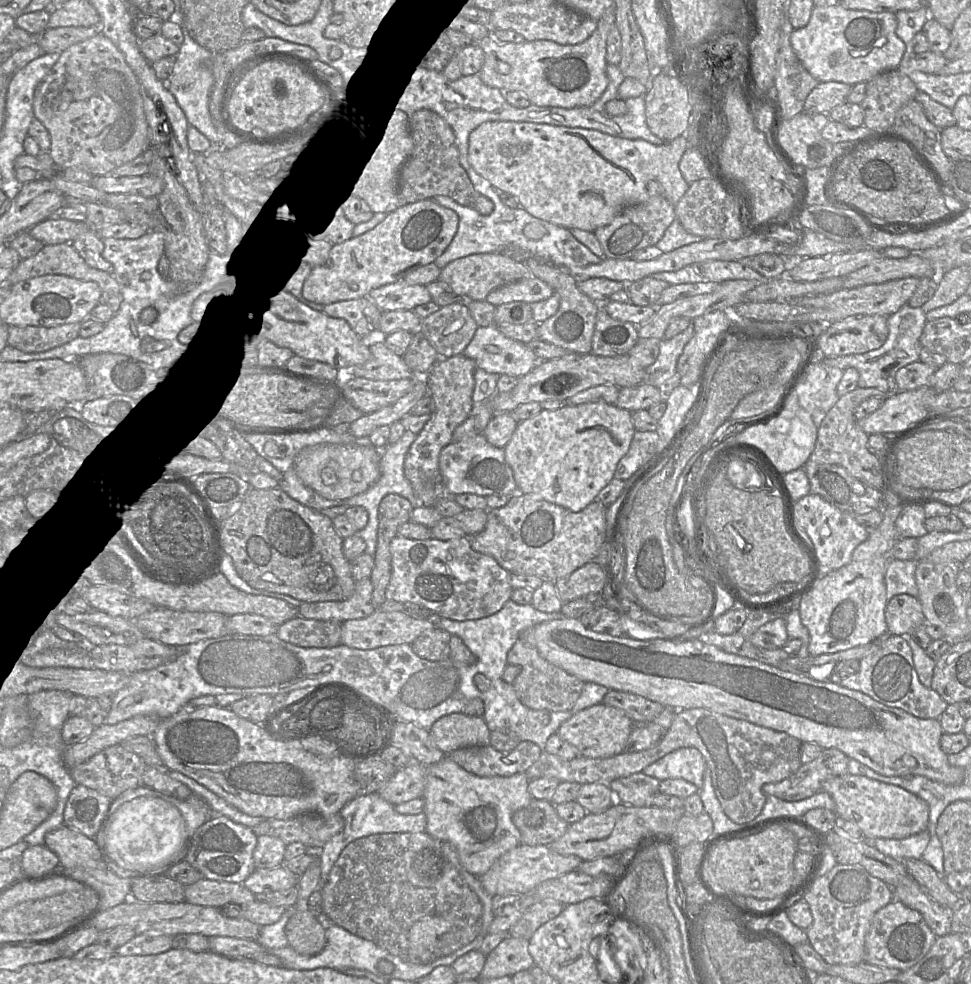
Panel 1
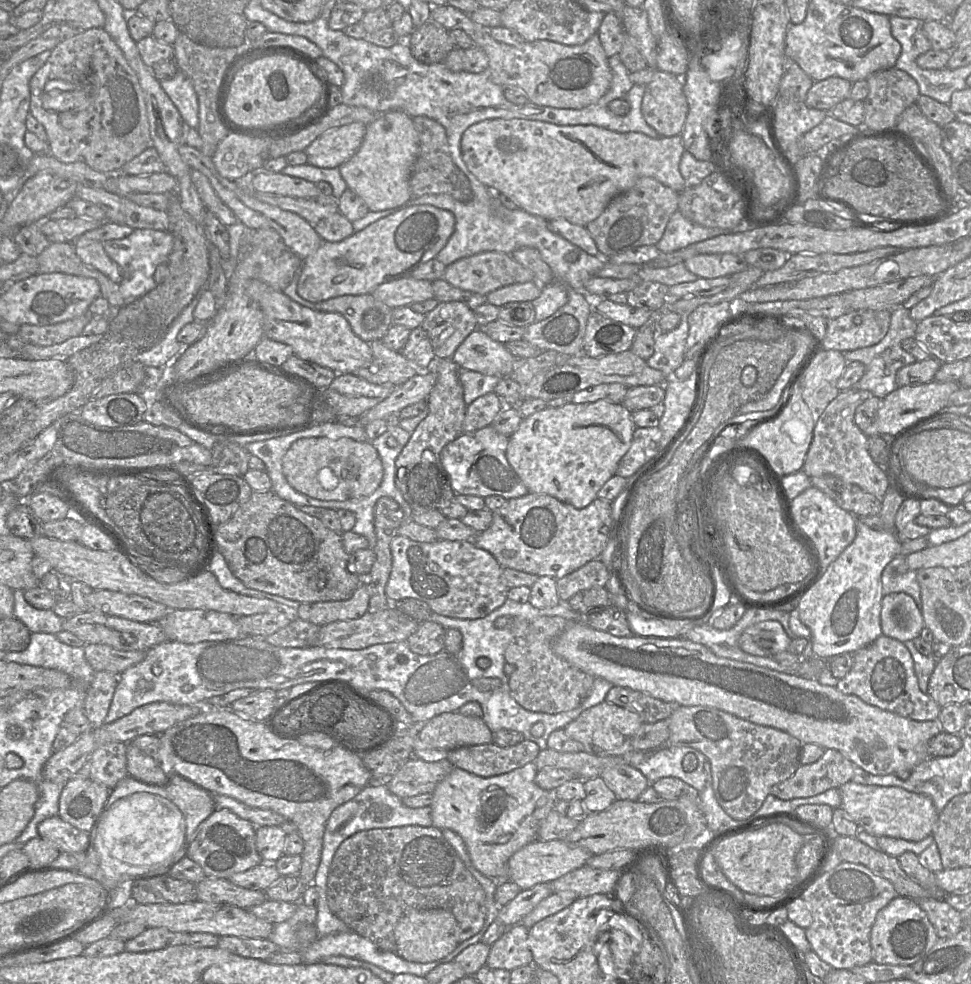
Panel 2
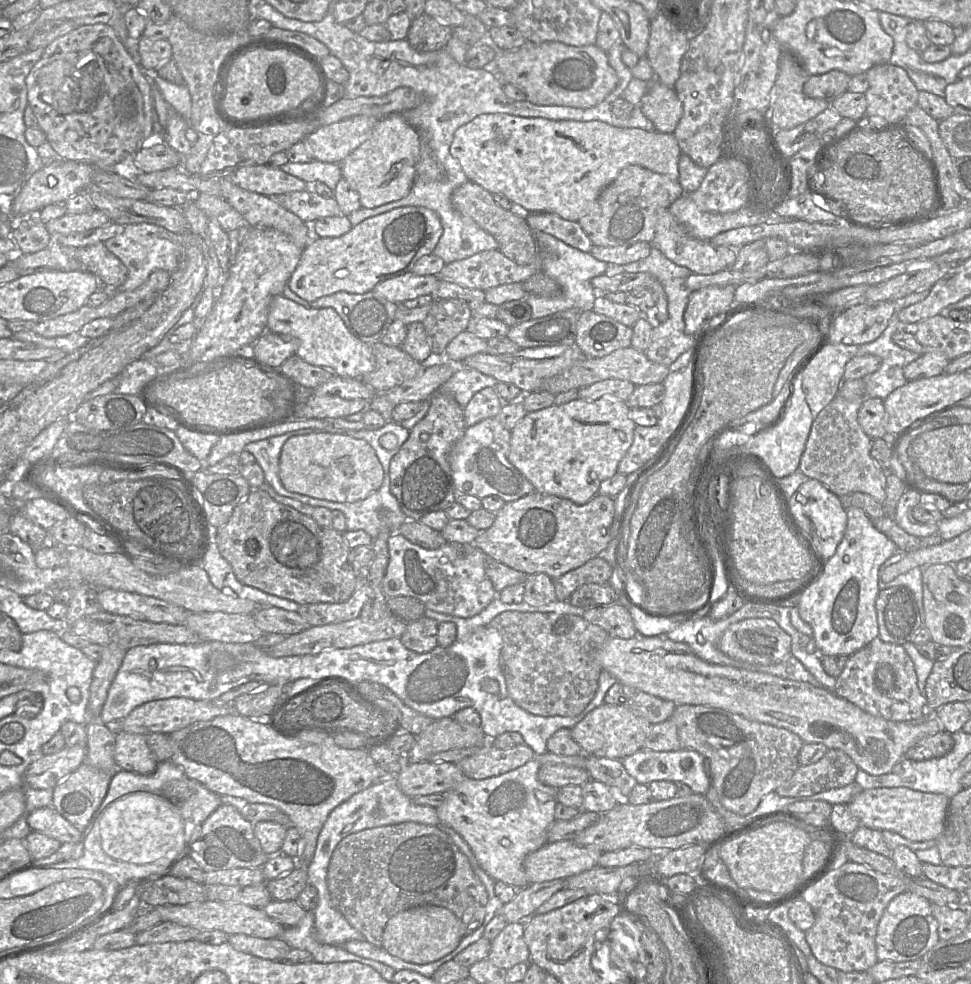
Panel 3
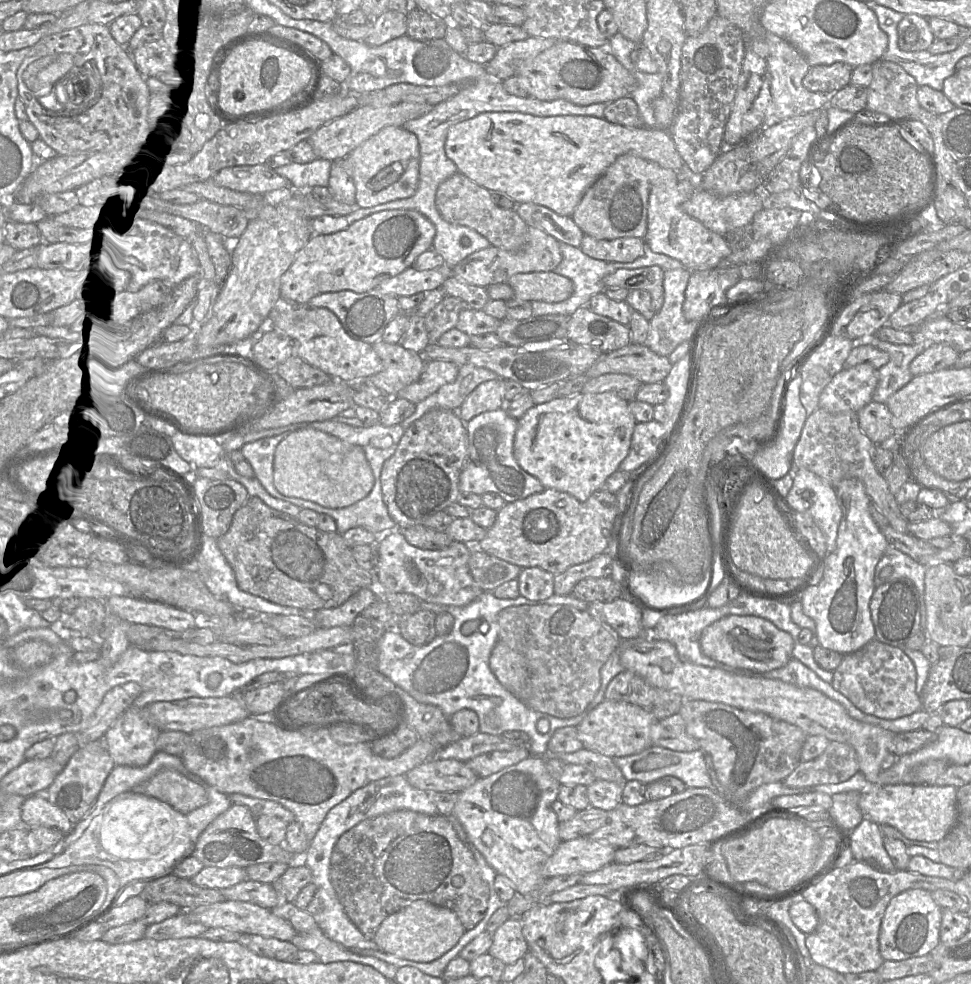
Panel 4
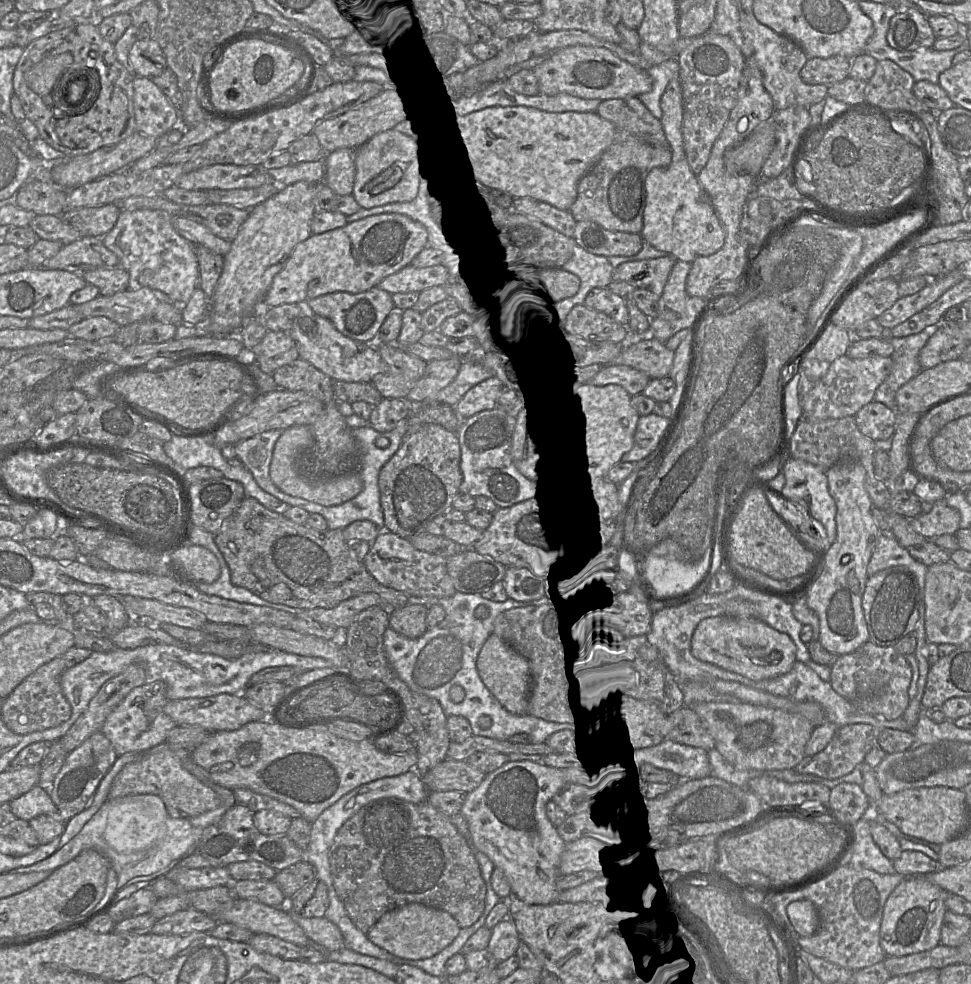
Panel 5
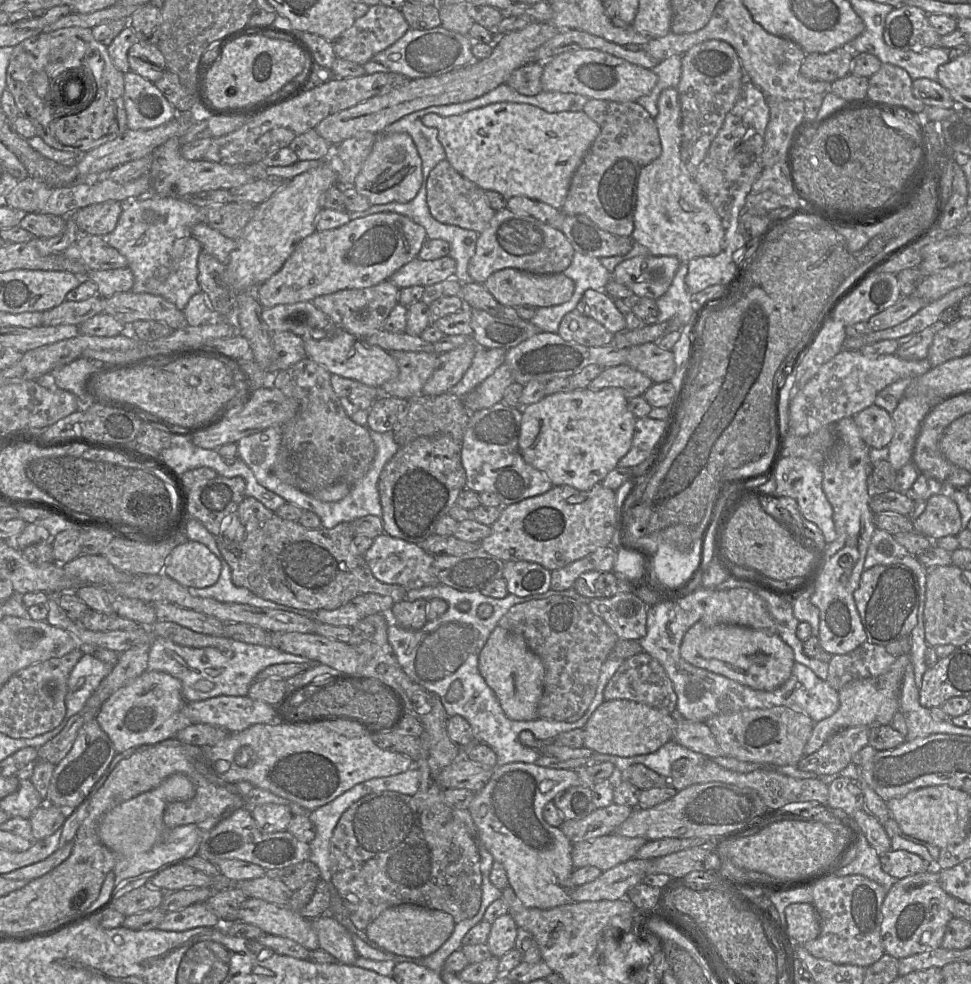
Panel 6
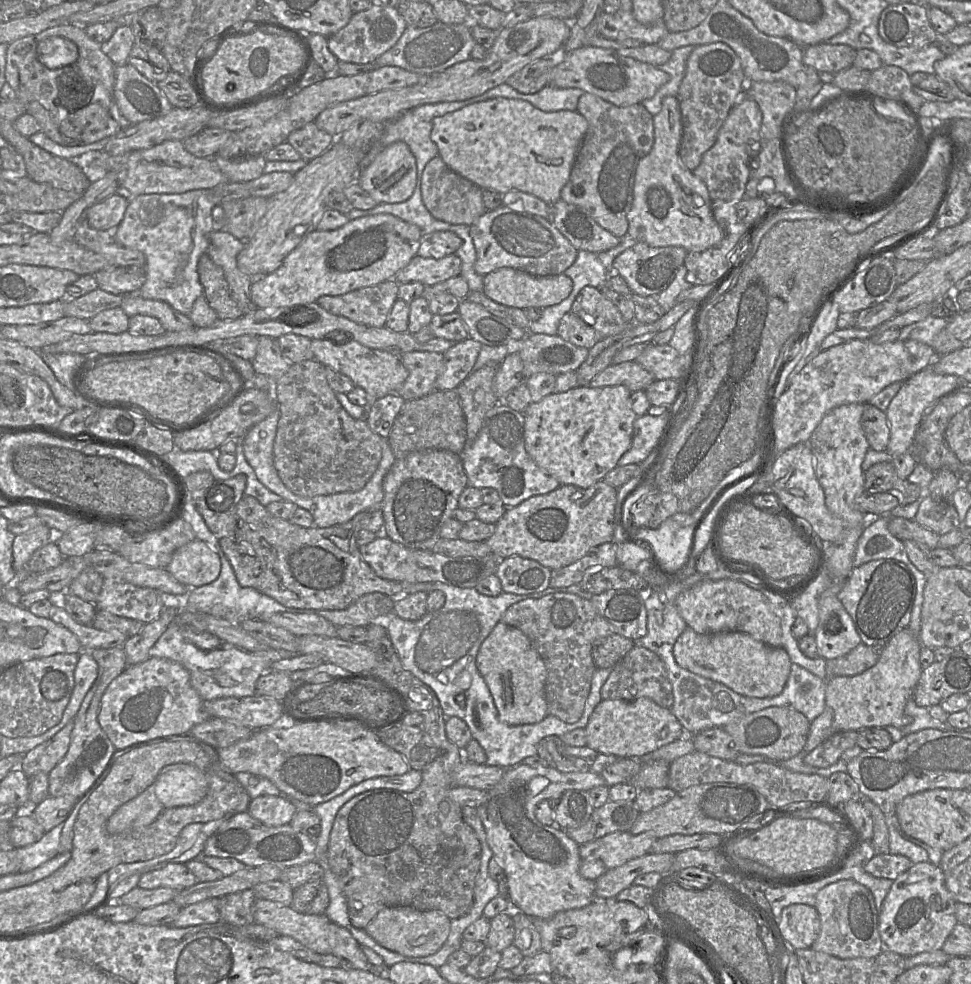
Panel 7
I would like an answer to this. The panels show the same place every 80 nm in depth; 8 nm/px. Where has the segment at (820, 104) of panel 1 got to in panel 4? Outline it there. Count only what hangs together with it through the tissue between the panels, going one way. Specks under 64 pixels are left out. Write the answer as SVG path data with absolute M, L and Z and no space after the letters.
M844 62L811 66L803 78L803 85L811 92L834 94L850 84L853 69Z

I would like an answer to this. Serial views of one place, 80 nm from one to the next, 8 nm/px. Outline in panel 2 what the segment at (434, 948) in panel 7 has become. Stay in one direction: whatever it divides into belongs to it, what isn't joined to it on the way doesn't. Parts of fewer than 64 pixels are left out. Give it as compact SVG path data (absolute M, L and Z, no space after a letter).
M431 909L411 912L397 923L394 936L396 954L416 963L429 963L440 960L458 946L459 925L453 914L444 909Z

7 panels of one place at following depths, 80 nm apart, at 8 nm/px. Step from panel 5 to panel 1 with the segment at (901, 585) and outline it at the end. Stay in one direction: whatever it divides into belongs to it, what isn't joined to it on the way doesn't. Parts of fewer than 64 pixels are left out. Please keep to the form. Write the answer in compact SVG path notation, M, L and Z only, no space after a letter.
M908 594L896 595L887 601L885 620L891 635L909 636L924 623L925 617L918 598Z

